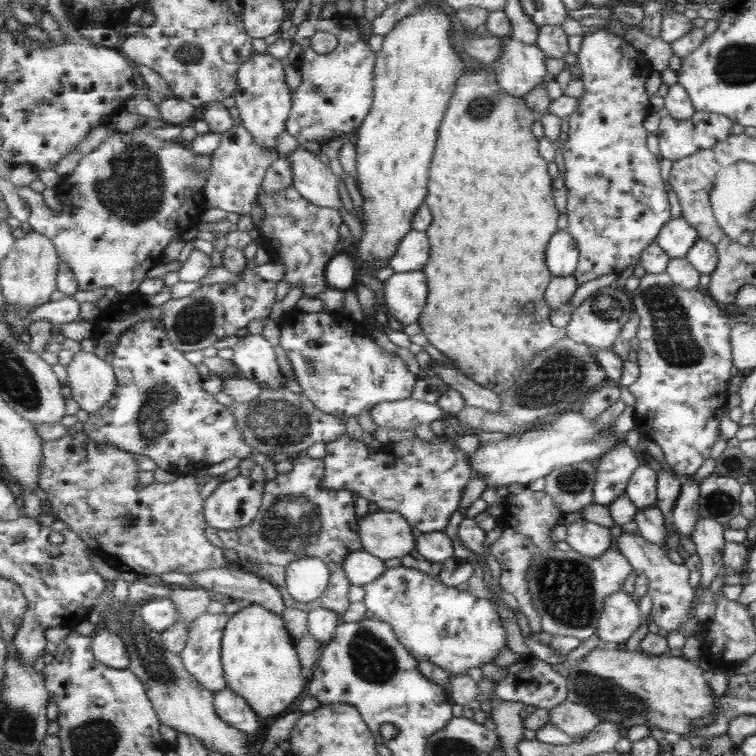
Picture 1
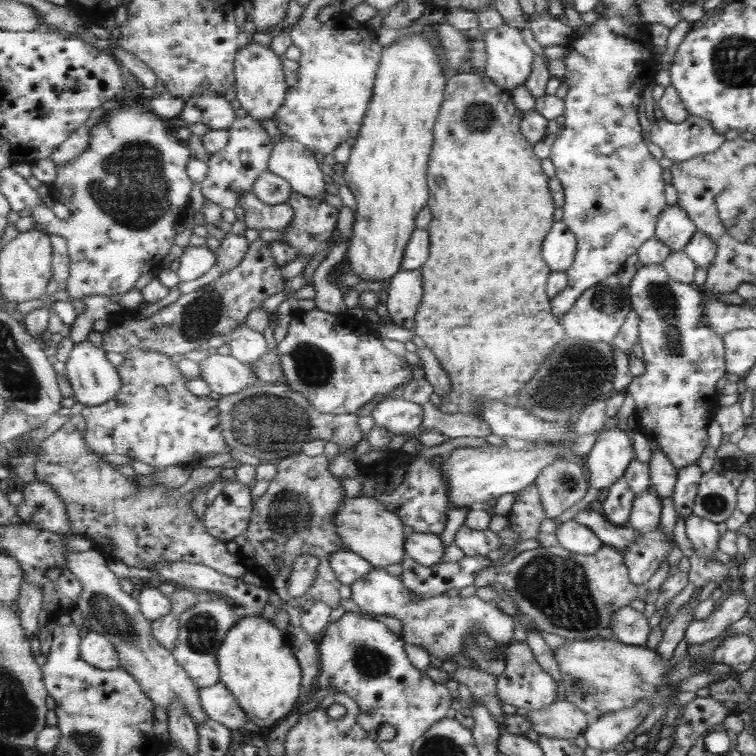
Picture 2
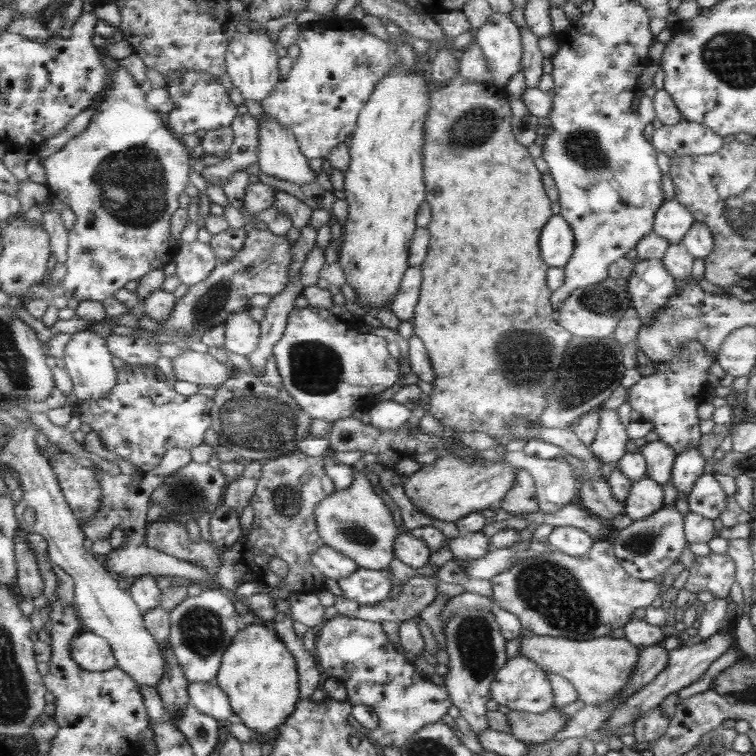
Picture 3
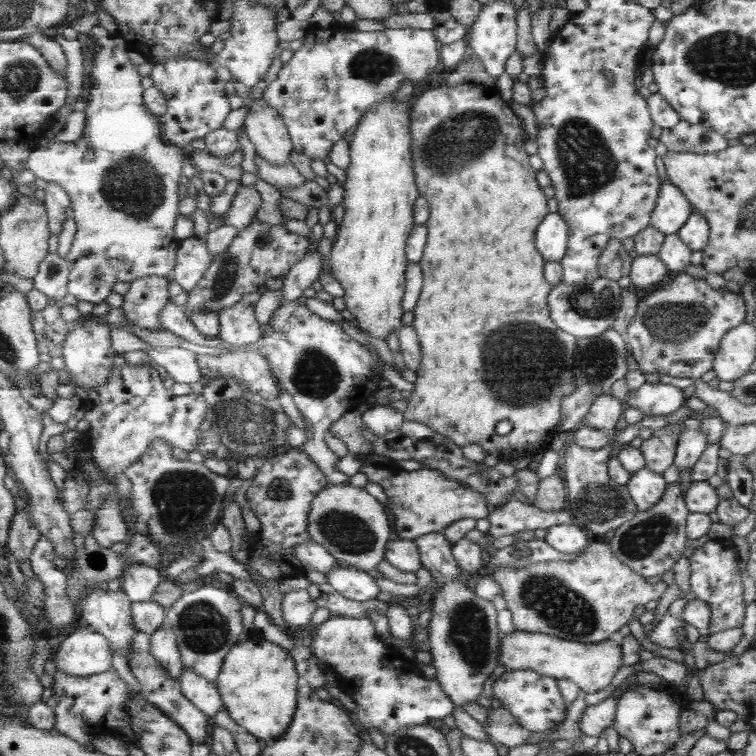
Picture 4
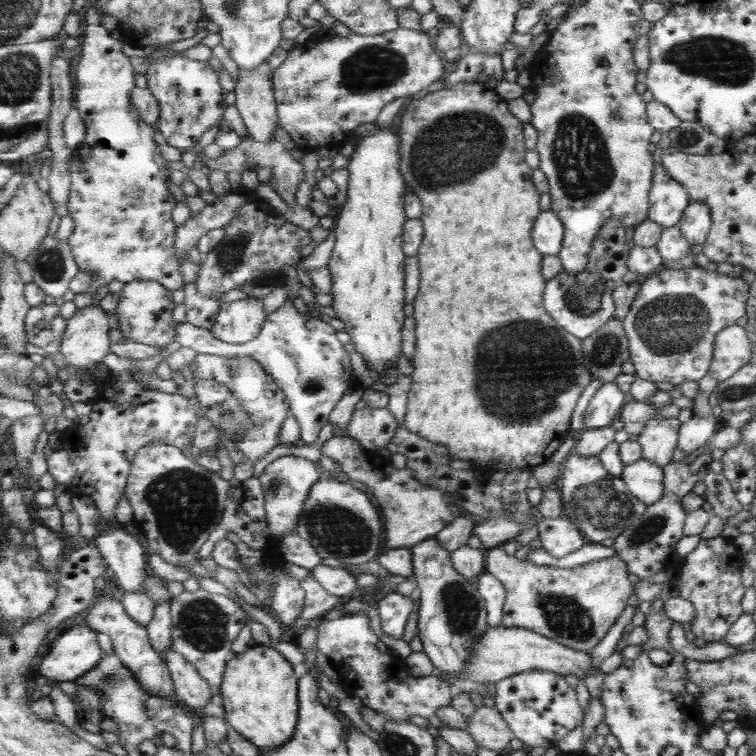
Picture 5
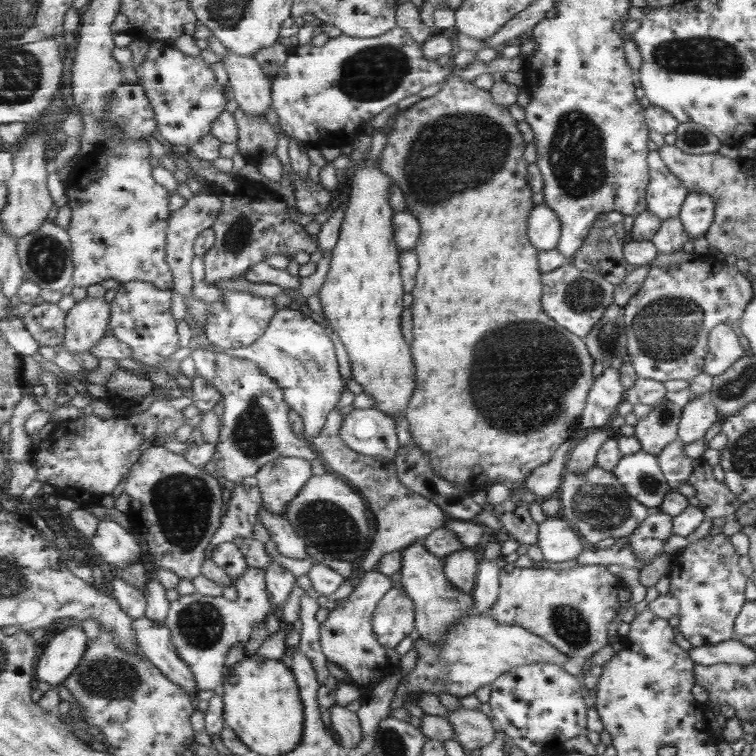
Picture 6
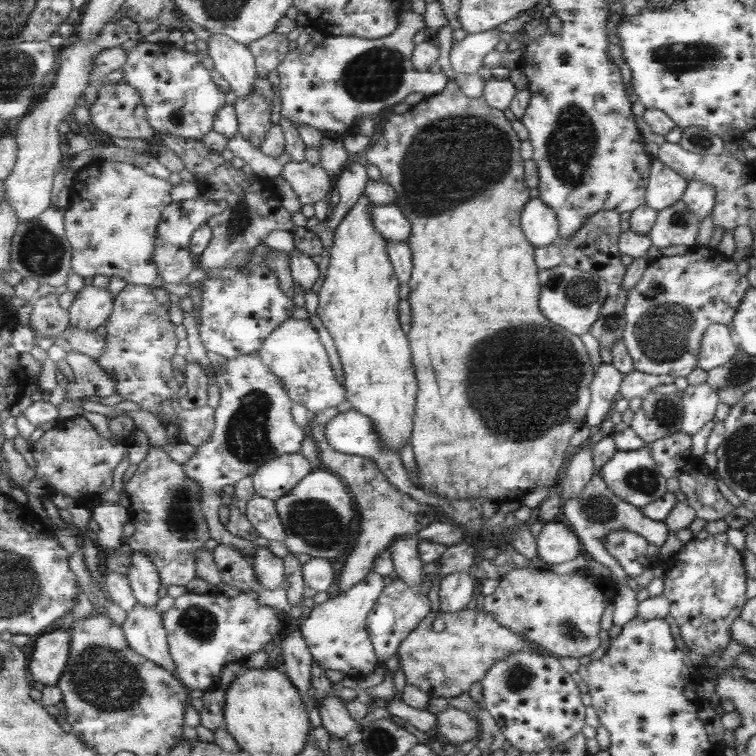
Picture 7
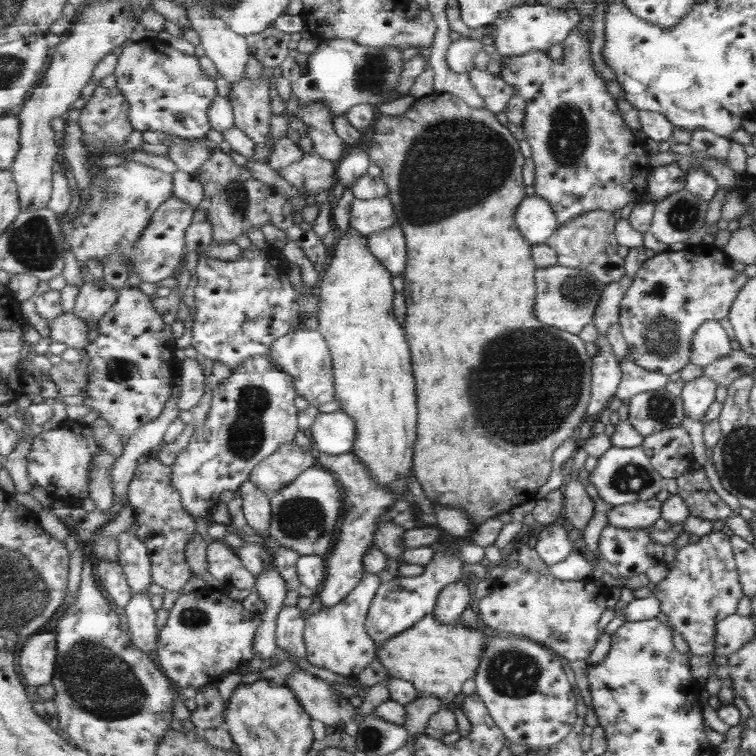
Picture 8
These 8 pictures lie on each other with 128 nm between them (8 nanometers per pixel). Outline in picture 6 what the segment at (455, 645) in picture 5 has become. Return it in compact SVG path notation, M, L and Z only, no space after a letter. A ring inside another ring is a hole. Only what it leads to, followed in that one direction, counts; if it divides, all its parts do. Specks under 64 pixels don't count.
M423 539L402 551L403 569L398 577L415 604L417 619L414 637L432 643L433 647L442 646L456 625L461 625L467 617L479 614L476 610L476 599L452 584L446 574L446 562L431 553Z

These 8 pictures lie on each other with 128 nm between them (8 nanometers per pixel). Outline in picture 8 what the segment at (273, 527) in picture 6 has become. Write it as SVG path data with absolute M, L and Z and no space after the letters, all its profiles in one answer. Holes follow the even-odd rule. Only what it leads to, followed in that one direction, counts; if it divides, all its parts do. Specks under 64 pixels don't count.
M245 481L237 493L243 497L244 514L249 524L258 534L270 536L273 509L269 494L251 481Z

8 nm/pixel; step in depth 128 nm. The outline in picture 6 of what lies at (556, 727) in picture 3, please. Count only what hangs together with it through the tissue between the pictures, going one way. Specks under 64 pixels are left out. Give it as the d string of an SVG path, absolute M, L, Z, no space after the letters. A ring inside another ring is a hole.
M481 710L451 711L447 717L455 727L455 740L469 751L481 749L497 738L499 727L492 718Z

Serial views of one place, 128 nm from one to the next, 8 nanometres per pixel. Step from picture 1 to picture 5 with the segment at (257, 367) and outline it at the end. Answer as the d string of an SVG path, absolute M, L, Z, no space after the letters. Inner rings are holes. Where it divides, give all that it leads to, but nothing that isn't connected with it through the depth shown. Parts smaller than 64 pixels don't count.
M247 297L222 303L213 324L214 335L231 344L245 344L255 340L268 320L264 300Z

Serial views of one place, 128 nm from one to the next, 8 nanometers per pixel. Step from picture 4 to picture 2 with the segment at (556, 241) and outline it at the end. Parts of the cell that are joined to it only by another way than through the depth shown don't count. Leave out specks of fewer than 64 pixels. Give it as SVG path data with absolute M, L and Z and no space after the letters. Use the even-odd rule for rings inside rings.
M562 220L554 222L553 229L547 234L543 246L545 262L549 262L553 271L571 269L578 253L578 244L579 239L565 222Z

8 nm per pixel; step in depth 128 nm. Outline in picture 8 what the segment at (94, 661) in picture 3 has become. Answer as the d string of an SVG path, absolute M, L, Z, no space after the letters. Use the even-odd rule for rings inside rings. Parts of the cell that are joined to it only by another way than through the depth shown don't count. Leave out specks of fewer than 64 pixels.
M55 631L34 635L25 641L19 654L20 672L27 684L51 684L56 676L58 635Z

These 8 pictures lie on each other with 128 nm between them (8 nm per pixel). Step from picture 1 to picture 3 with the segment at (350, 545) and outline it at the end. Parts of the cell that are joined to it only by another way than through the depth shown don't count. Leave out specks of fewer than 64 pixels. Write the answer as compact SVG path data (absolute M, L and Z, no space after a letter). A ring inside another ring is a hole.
M299 450L290 456L269 459L263 463L263 476L251 500L254 520L241 550L241 561L256 579L273 589L286 589L289 595L317 595L327 591L328 577L314 566L312 557L313 553L326 545L317 526L316 508L335 490L336 483L325 470L323 457L309 456ZM273 557L287 563L289 571L285 578L279 578L269 570L269 561Z

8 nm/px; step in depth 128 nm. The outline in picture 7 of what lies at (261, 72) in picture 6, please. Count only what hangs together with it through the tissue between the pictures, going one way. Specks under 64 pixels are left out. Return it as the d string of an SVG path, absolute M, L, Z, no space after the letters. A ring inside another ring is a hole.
M211 33L206 42L214 68L230 85L237 98L251 97L255 93L255 82L261 78L256 58L248 45L241 44L225 34Z

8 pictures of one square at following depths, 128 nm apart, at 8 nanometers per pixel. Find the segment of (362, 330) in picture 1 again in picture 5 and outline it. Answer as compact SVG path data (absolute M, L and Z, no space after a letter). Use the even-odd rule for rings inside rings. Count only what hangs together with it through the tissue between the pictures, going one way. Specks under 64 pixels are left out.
M287 300L279 310L268 313L261 334L245 344L225 342L212 330L195 326L189 321L177 323L177 338L181 346L192 348L201 354L242 358L257 361L277 384L284 390L290 404L291 414L298 420L302 430L302 442L313 444L319 440L323 427L329 423L331 413L337 404L353 386L362 386L367 382L365 372L352 366L351 356L345 350L345 344L337 338L337 330L315 316L309 315L298 300Z

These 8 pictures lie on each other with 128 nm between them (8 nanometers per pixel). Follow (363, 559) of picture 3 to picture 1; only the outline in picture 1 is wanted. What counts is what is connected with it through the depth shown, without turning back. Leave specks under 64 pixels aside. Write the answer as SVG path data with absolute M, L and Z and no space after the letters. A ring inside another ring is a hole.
M376 510L359 519L361 539L364 550L381 558L403 559L417 546L412 523L399 512Z

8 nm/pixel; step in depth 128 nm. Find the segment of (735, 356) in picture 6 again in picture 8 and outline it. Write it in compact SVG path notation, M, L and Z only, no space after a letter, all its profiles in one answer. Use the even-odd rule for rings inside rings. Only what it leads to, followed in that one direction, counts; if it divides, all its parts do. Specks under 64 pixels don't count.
M707 321L705 326L701 326L701 330L697 330L697 338L693 338L693 358L689 358L689 361L701 368L707 367L731 352L729 344L731 342L727 332L718 321Z

